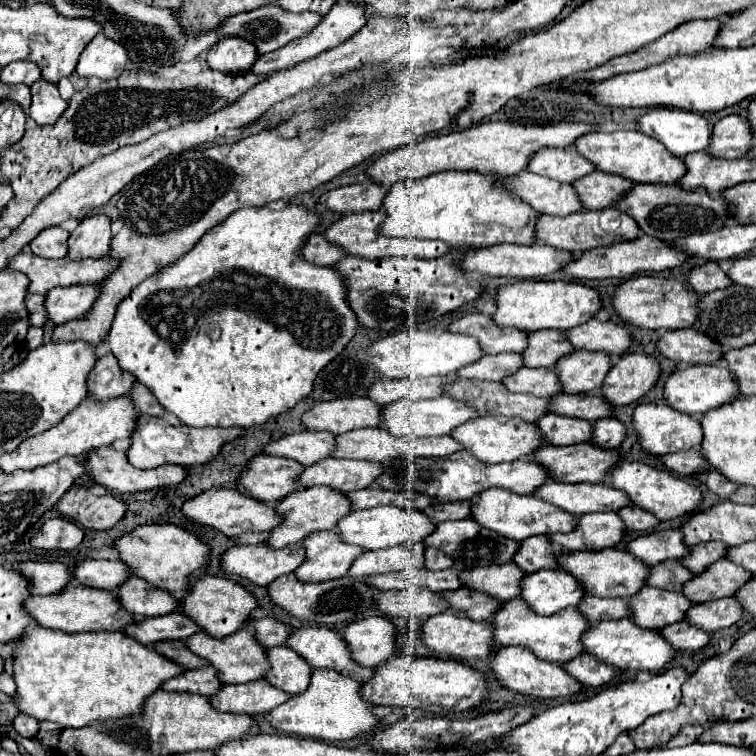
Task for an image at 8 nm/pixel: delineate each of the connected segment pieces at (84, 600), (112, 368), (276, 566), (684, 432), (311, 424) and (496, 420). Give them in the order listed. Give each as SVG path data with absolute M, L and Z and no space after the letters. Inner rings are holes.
M68 583L60 595L38 595L38 597L28 597L24 601L24 611L32 615L32 619L41 627L54 627L66 633L82 633L82 631L120 631L124 629L130 621L132 615L124 611L116 603L116 595L112 591L102 591L102 589L92 589L84 585L74 585Z
M108 353L106 357L98 359L94 371L88 375L88 397L96 401L108 401L122 397L130 391L134 377L120 369L116 357Z
M300 543L282 549L270 549L260 545L230 547L220 557L220 569L226 575L234 575L250 581L252 585L266 587L276 577L292 573L304 561L304 549Z
M642 403L642 405L638 405L632 413L632 425L634 425L634 431L638 435L642 449L648 451L650 455L666 455L666 453L674 453L674 451L694 449L702 441L700 423L686 413L674 411L666 403Z
M344 397L316 403L300 417L300 421L306 429L330 431L334 435L340 435L360 427L378 427L378 413L380 405L376 405L368 397Z
M502 415L472 419L472 423L464 423L464 427L456 427L456 431L452 431L452 439L460 439L460 443L464 443L464 449L484 463L516 461L524 455L530 455L536 447L542 445L540 433L532 423L526 423L522 419L502 417ZM488 457L496 457L496 459L488 459Z

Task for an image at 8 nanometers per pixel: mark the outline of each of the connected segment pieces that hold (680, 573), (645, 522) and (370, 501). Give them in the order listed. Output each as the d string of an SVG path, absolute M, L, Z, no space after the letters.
M668 559L664 563L658 563L648 569L648 579L646 585L666 589L666 591L680 591L682 585L692 577L692 573L678 565L674 559Z
M634 505L624 507L618 513L620 513L620 519L624 521L626 529L630 529L630 531L648 531L648 529L656 527L656 523L658 523L658 519L654 515L650 515L648 511L644 511L640 507L634 507Z
M368 487L368 489L360 489L360 491L350 491L346 495L352 503L352 509L370 509L370 507L392 503L396 493L384 491L384 489L378 489L378 487Z

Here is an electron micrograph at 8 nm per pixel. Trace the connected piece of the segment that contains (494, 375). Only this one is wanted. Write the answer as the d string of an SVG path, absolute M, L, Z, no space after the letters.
M500 353L500 355L484 355L480 361L470 363L458 371L460 377L482 379L482 381L500 381L506 375L512 375L522 367L520 353Z

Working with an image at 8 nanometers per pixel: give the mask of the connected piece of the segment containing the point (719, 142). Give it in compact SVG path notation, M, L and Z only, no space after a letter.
M740 115L722 117L712 129L712 143L708 143L706 153L724 159L744 157L748 149L754 145L752 133L748 131L750 125L744 121L746 119L742 119Z

